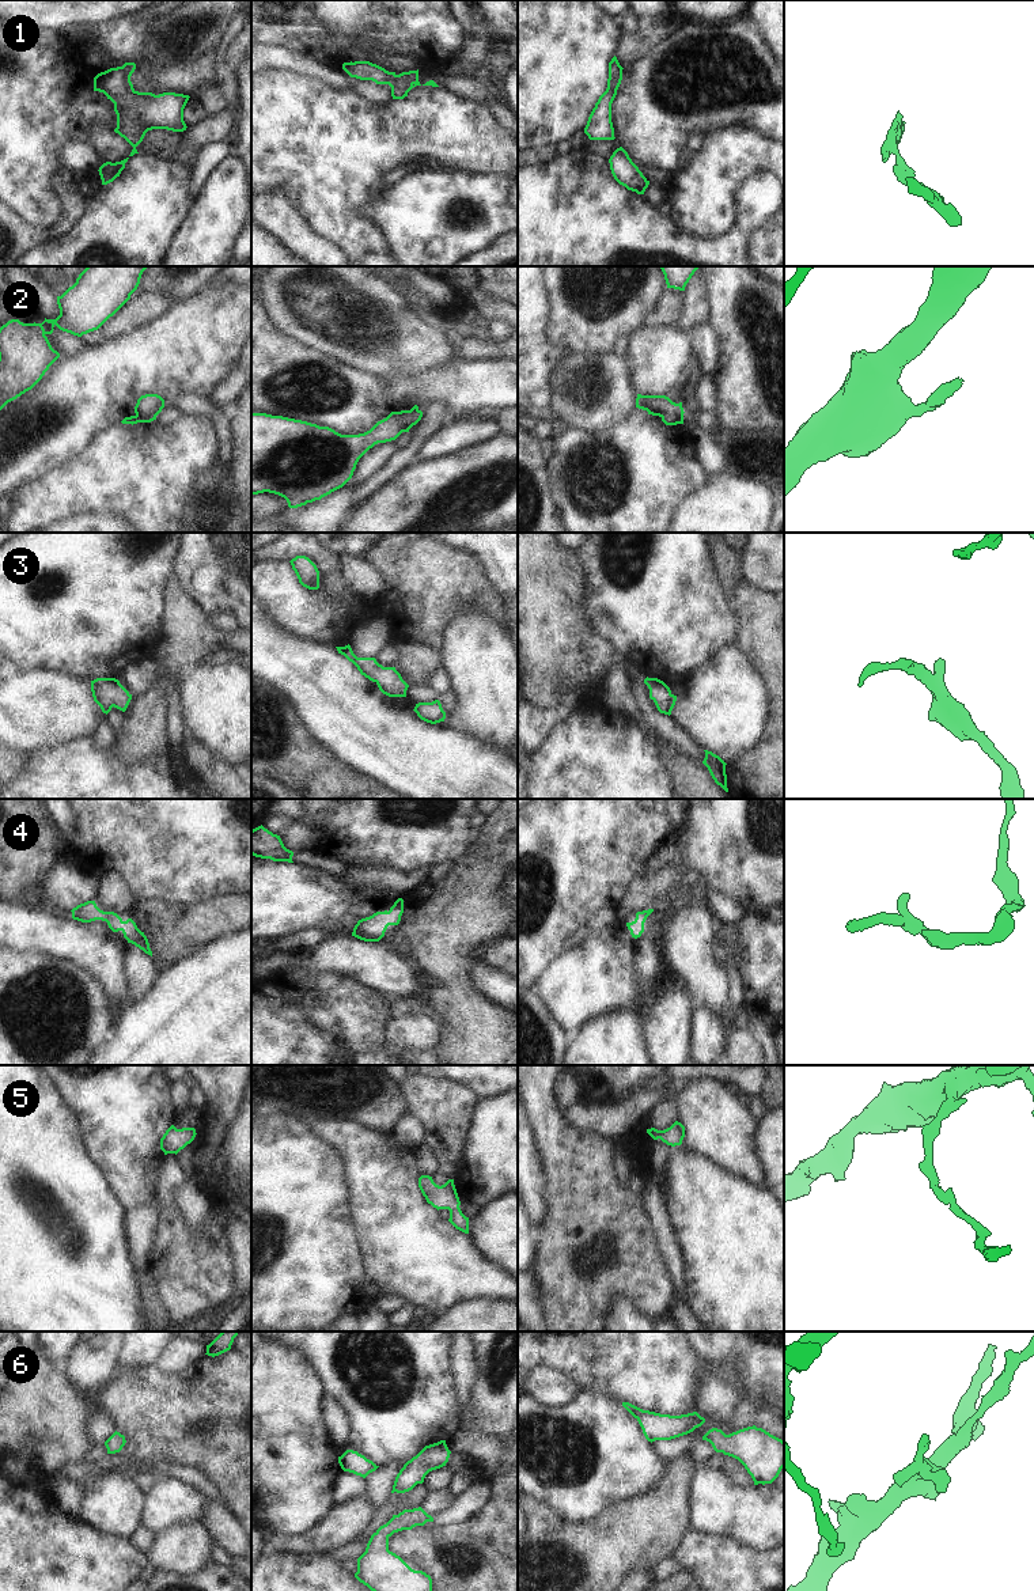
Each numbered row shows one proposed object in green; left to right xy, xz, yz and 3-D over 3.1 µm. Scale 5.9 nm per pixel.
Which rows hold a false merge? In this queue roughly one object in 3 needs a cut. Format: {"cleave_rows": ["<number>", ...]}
{"cleave_rows": ["2"]}

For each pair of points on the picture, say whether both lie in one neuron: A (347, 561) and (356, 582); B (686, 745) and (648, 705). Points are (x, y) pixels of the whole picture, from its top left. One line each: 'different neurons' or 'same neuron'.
A: same neuron
B: same neuron

